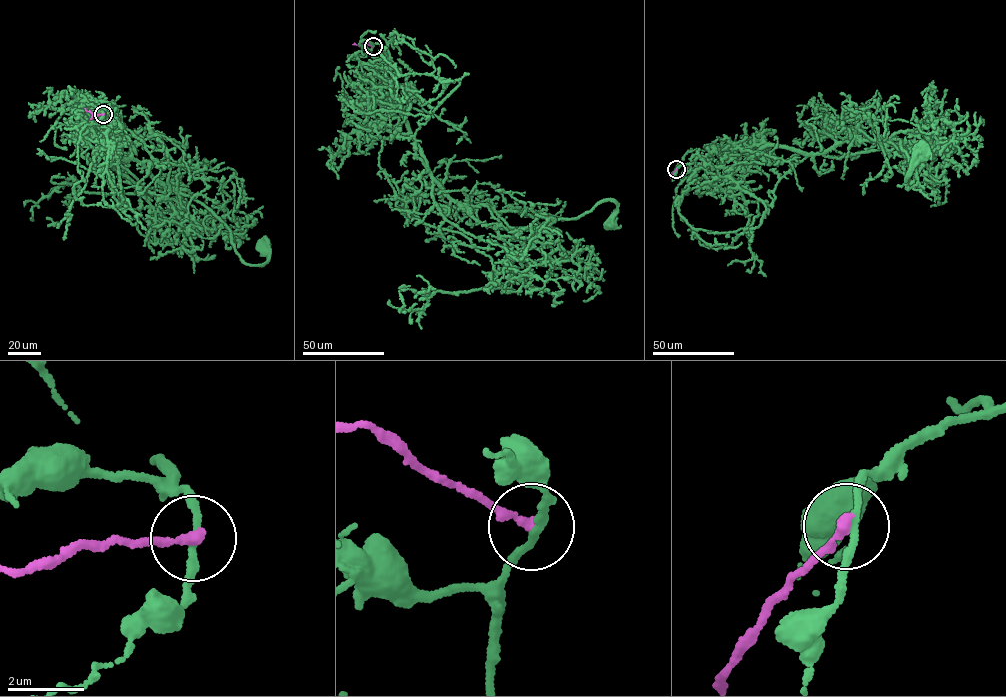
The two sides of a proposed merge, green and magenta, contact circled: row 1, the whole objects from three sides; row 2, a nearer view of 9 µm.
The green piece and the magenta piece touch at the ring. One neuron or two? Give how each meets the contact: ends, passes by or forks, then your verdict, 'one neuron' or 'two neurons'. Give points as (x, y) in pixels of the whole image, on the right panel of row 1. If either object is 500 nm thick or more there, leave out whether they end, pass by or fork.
green passes by; magenta ends there; two neurons

